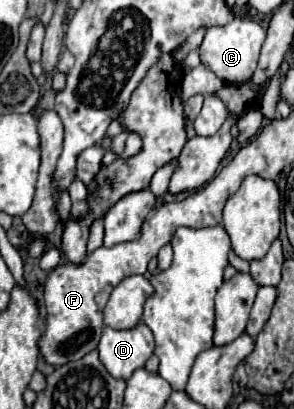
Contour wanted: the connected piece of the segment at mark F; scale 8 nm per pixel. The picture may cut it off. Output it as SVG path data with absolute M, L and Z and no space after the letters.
M253 138L247 146L243 146L235 158L203 188L193 192L181 202L171 202L163 204L161 208L151 214L151 218L145 220L141 228L141 238L133 242L121 242L111 248L97 248L87 256L87 260L79 266L75 264L59 264L55 270L49 272L47 282L45 282L45 306L47 306L47 328L45 334L39 340L39 348L43 358L53 364L61 366L71 360L81 360L85 354L89 354L93 348L97 348L97 342L101 338L103 330L103 308L109 300L111 290L123 280L133 274L145 274L147 264L151 258L157 256L157 252L171 242L173 230L179 226L187 228L207 228L207 226L217 226L221 224L221 214L223 206L229 196L233 196L241 182L249 174L261 176L267 168L265 156L257 148L257 138Z

